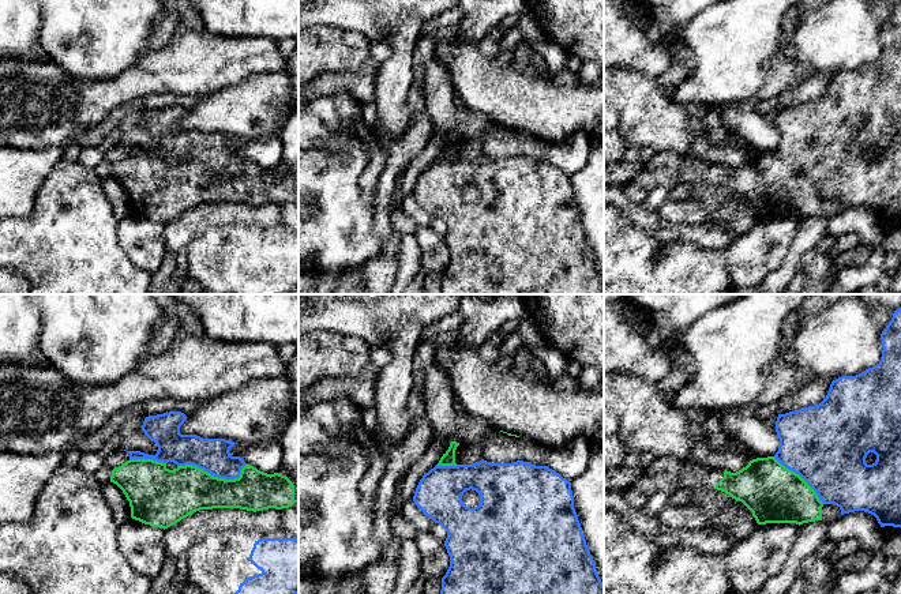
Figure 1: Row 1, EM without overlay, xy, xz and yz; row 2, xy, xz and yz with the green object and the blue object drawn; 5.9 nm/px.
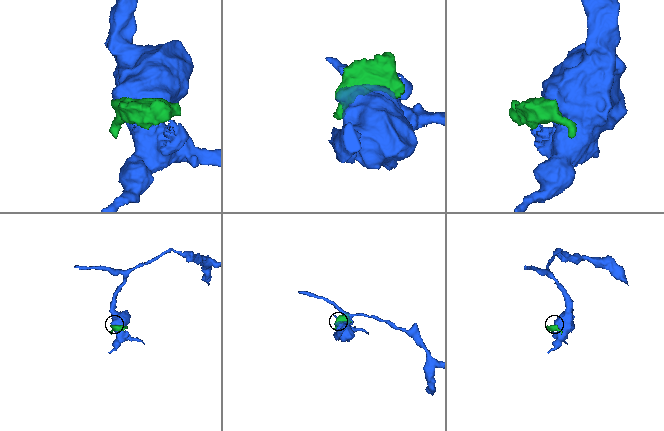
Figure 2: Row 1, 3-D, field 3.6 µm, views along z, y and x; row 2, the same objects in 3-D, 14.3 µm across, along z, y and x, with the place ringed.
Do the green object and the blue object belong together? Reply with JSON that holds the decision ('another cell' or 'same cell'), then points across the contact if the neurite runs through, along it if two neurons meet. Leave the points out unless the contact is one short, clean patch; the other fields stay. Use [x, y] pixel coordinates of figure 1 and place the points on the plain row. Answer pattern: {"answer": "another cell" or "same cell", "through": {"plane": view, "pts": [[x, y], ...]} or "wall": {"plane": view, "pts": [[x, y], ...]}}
{"answer": "another cell"}

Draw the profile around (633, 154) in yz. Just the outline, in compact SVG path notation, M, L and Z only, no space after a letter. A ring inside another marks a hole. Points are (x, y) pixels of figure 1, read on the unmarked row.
M627 144L627 148L623 154L623 161L634 163L634 162L641 161L645 155L646 154L642 150L639 150L638 147Z

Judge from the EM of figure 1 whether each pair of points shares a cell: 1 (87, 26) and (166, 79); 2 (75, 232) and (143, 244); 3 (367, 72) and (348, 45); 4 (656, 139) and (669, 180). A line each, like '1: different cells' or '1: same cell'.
1: different cells
2: different cells
3: different cells
4: different cells

